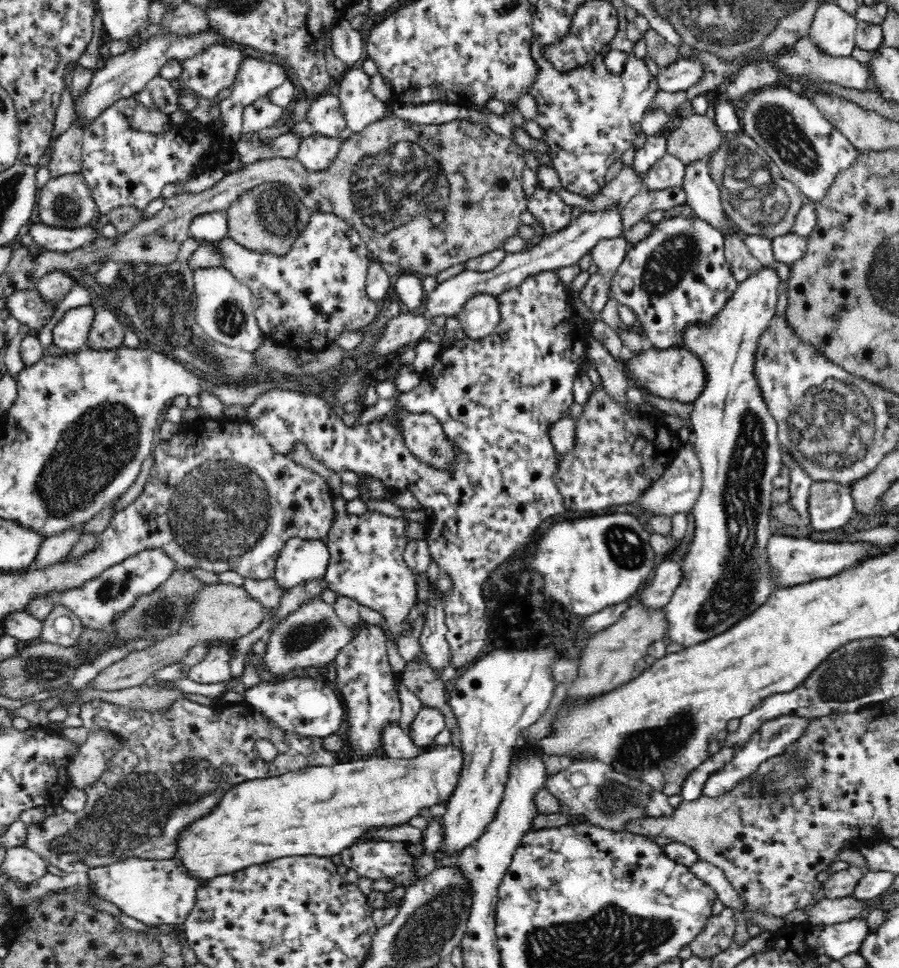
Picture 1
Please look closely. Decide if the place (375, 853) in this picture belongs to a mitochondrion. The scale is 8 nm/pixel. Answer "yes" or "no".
no

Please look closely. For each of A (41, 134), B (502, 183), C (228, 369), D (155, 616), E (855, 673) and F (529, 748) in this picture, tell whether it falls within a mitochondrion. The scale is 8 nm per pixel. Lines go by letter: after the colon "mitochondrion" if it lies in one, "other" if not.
A: other
B: other
C: mitochondrion
D: mitochondrion
E: mitochondrion
F: other

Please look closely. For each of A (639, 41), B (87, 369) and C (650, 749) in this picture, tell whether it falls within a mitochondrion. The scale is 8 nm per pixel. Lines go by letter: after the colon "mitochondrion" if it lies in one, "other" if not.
A: other
B: other
C: mitochondrion

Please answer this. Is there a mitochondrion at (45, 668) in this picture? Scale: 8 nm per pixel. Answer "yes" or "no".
yes

